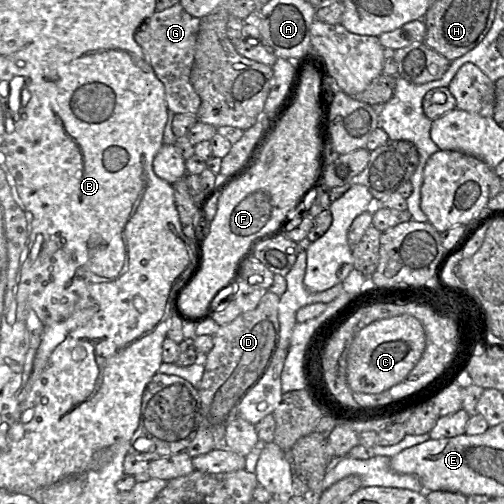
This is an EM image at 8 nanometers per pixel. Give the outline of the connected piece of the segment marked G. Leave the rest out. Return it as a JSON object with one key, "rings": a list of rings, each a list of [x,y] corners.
{"rings":[[[177,3],[163,11],[155,11],[134,34],[134,39],[164,85],[168,109],[175,114],[197,114],[201,104],[201,99],[190,81],[199,24],[200,19],[188,14],[182,5]]]}

